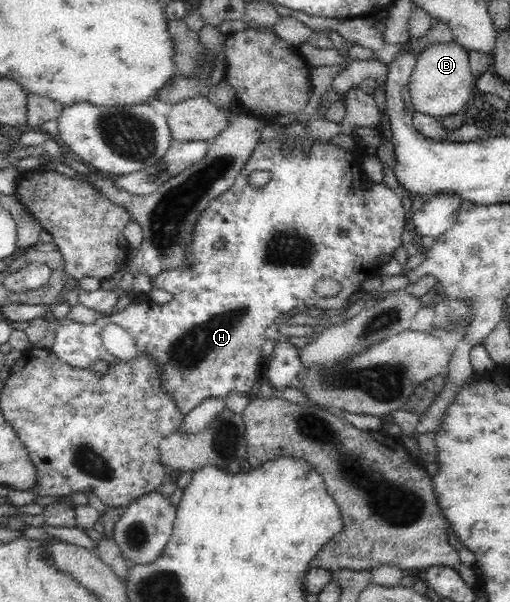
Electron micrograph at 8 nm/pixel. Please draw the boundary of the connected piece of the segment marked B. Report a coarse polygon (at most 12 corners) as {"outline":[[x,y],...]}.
{"outline":[[429,45],[408,85],[415,112],[465,111],[474,85],[467,52]]}

